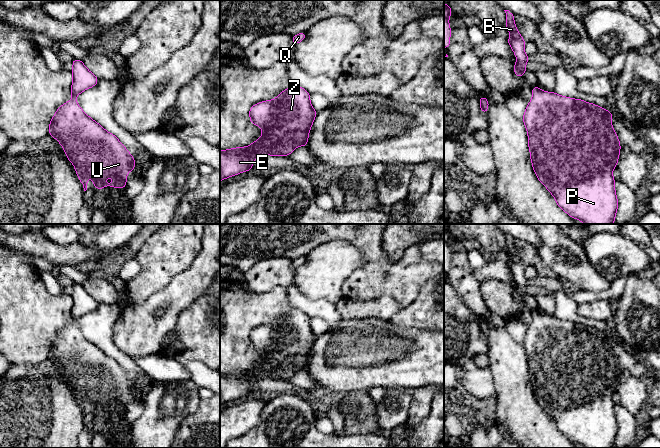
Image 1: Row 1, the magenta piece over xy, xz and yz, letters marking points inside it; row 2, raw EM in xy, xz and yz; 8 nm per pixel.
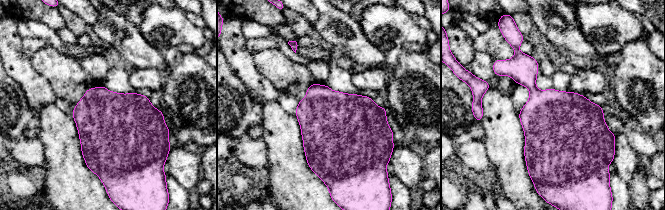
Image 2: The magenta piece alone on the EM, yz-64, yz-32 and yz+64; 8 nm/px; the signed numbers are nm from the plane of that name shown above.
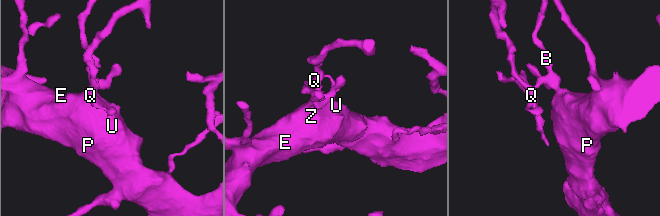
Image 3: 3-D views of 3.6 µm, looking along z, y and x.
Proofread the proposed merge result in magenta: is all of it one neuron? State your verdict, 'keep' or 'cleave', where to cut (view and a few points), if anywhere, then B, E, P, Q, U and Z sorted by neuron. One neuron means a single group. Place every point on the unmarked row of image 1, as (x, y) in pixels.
keep; cut none; groups B E P Q U Z

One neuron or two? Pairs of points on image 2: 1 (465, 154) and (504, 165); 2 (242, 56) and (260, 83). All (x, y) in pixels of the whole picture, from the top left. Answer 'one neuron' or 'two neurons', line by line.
1: two neurons
2: one neuron

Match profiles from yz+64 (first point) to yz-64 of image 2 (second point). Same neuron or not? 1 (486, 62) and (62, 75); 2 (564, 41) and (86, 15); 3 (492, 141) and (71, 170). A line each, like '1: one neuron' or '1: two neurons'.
1: one neuron
2: two neurons
3: one neuron

